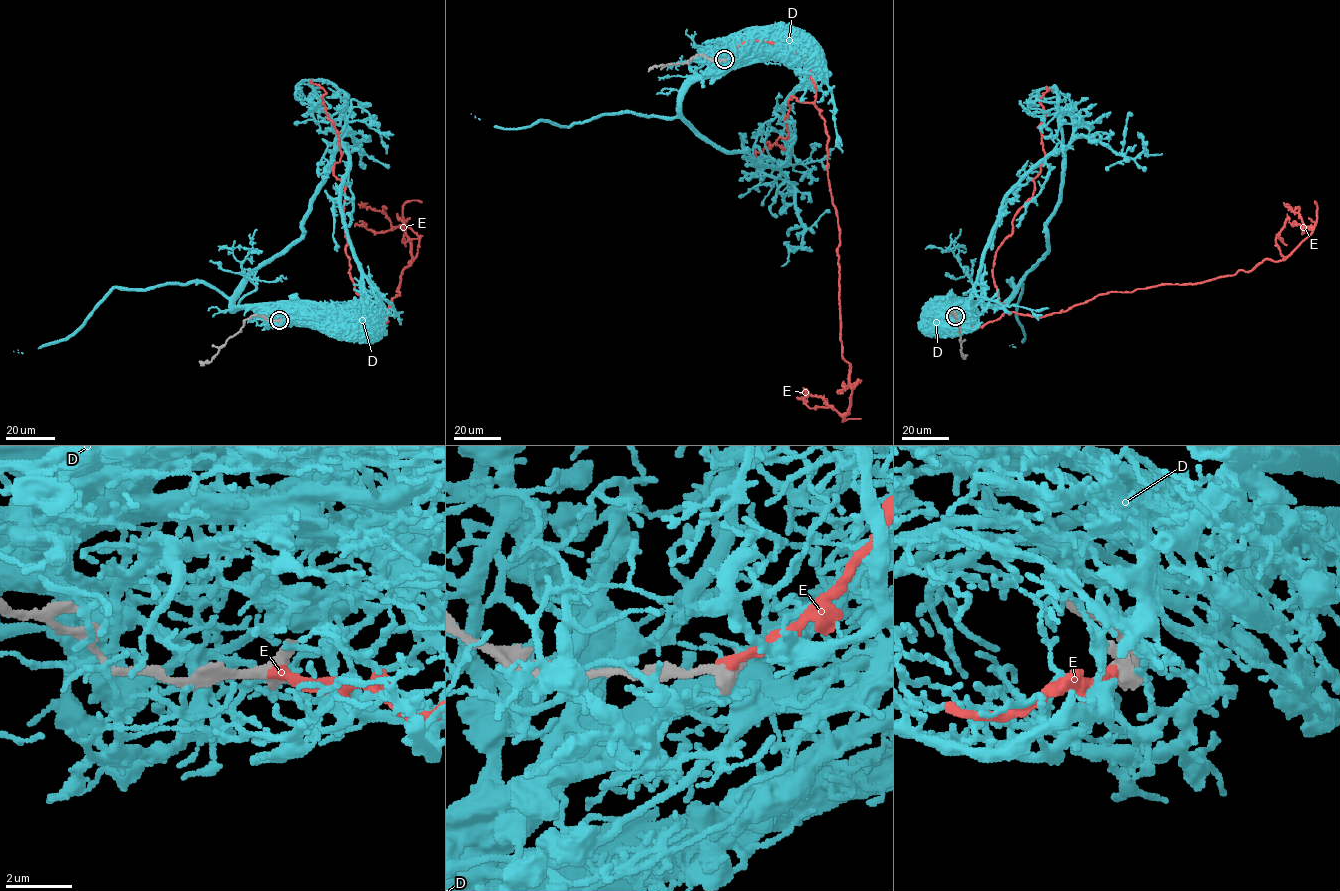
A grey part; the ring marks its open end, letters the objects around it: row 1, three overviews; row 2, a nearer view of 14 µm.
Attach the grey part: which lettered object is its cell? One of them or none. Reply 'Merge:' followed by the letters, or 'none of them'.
Merge: E

